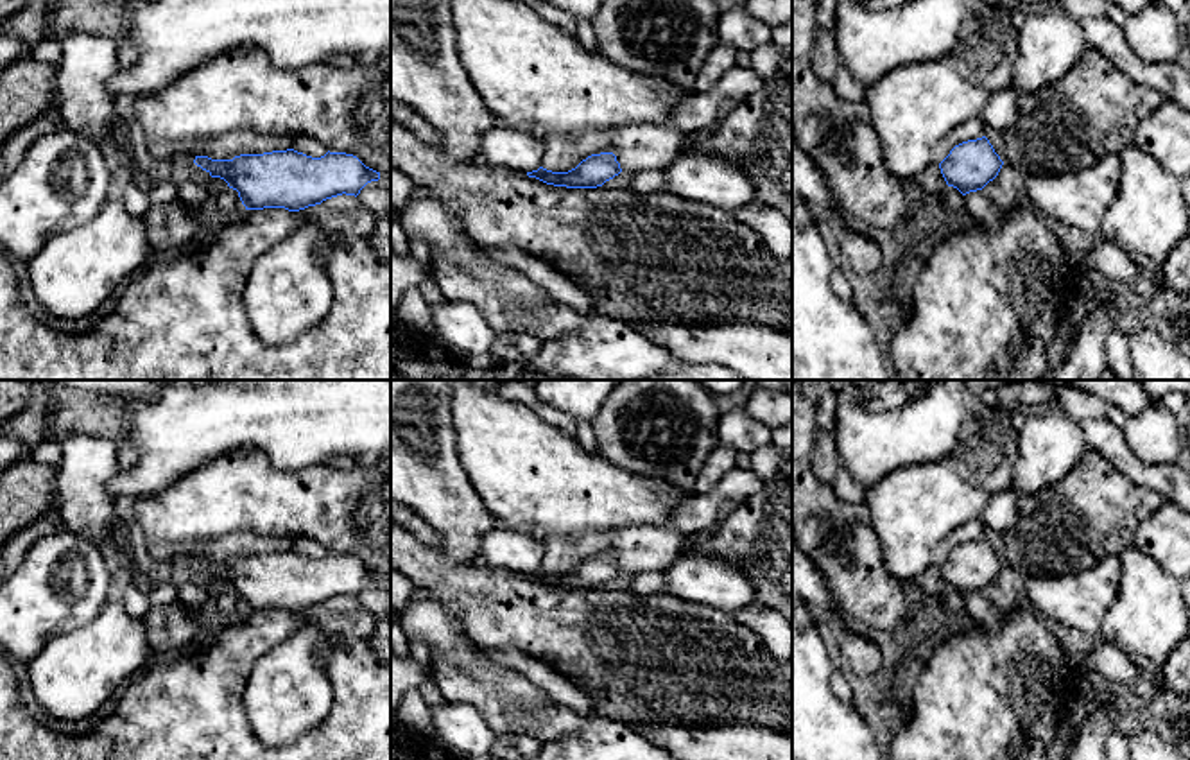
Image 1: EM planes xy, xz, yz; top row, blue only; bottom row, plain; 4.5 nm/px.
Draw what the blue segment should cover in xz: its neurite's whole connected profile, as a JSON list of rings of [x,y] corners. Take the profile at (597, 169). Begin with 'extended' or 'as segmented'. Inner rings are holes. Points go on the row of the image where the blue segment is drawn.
as segmented | [[[613,152],[591,154],[568,172],[552,172],[543,167],[527,172],[547,185],[566,188],[597,188],[622,172]]]

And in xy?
as segmented | [[[294,149],[233,160],[195,156],[194,163],[237,190],[246,210],[299,212],[342,194],[357,197],[367,183],[380,179],[380,172],[357,156],[330,151],[321,158]]]

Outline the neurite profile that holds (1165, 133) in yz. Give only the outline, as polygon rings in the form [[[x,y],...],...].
[[[1165,99],[1134,133],[1134,143],[1176,177],[1190,176],[1190,111]]]

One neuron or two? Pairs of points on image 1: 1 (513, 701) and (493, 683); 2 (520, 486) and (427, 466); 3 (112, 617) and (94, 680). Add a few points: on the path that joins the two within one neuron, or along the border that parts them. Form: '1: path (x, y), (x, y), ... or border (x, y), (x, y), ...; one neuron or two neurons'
1: path (508, 698), (499, 689); one neuron
2: border (457, 434), (457, 457), (490, 511); two neurons
3: path (112, 633), (112, 646), (94, 664); one neuron

